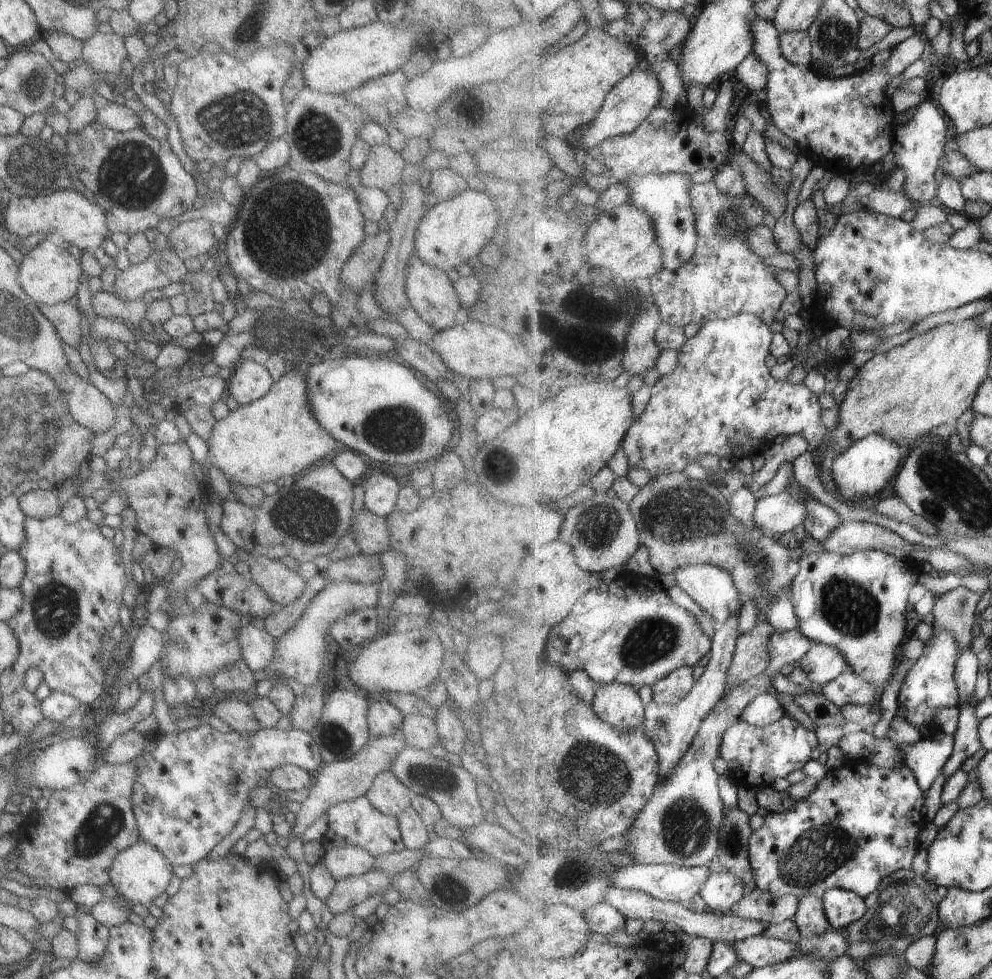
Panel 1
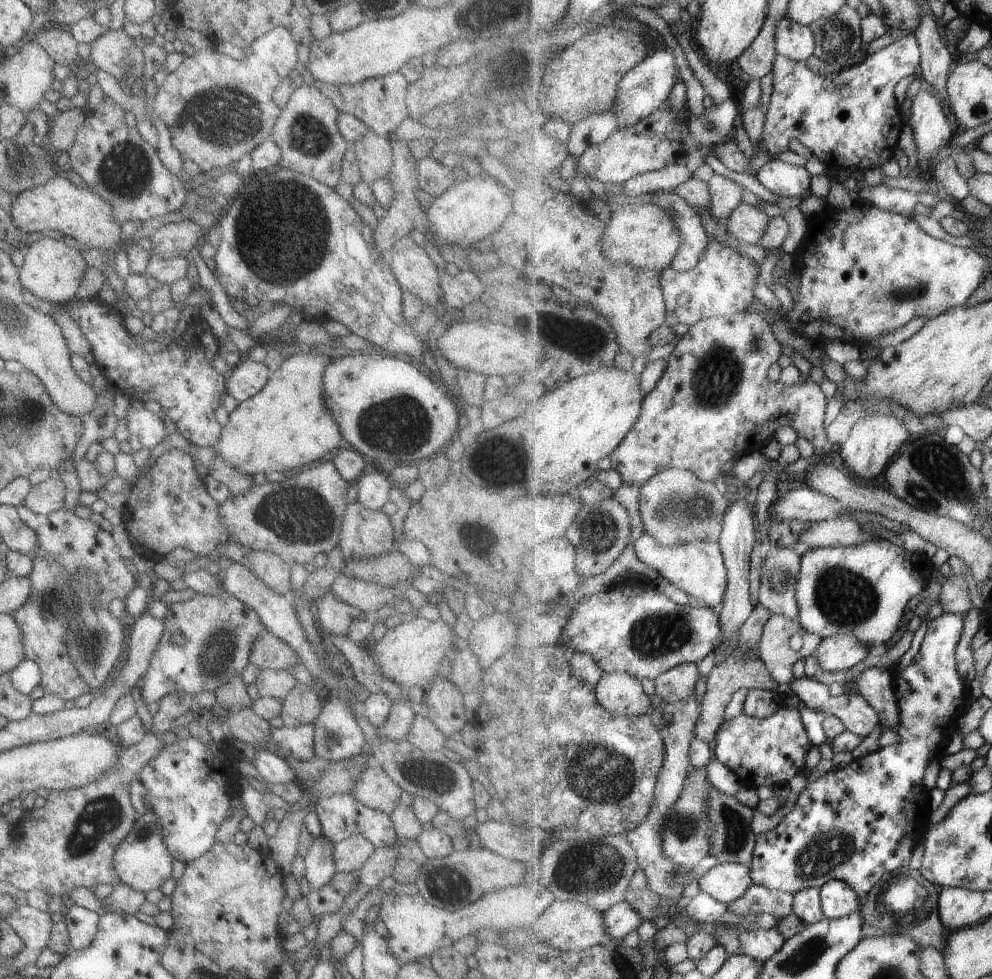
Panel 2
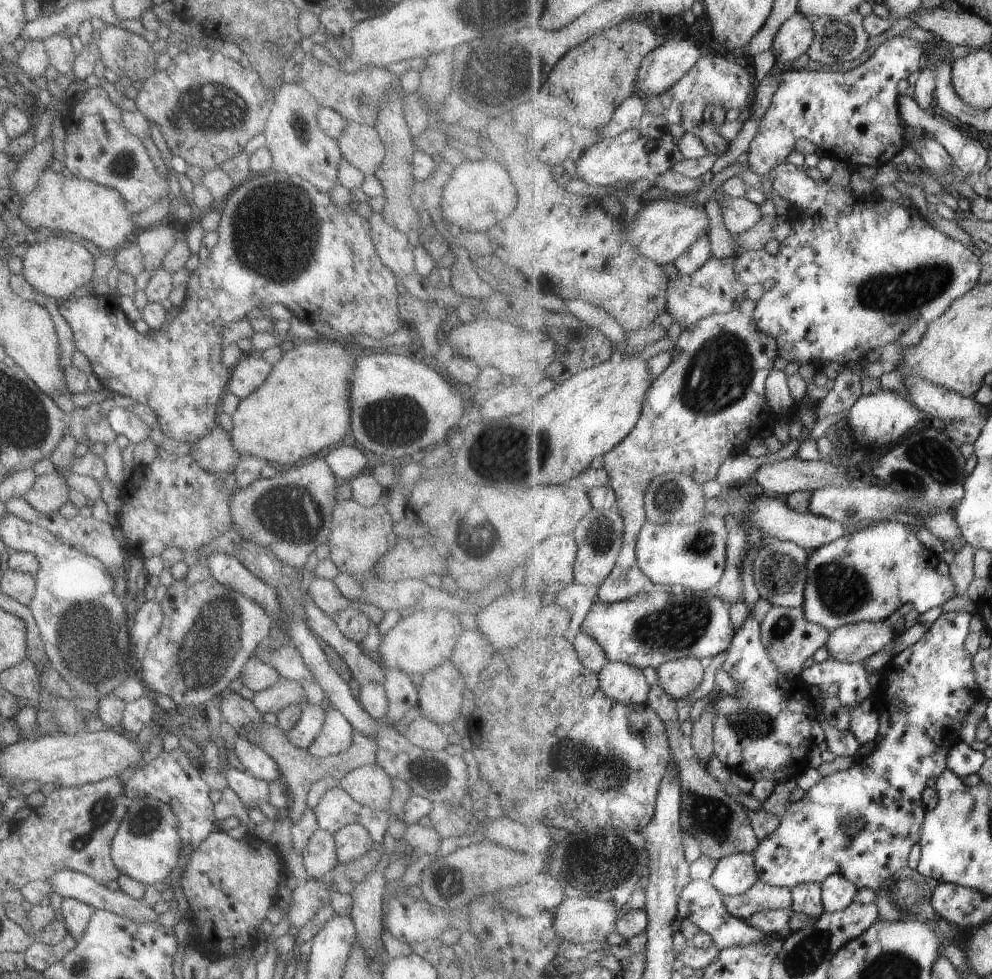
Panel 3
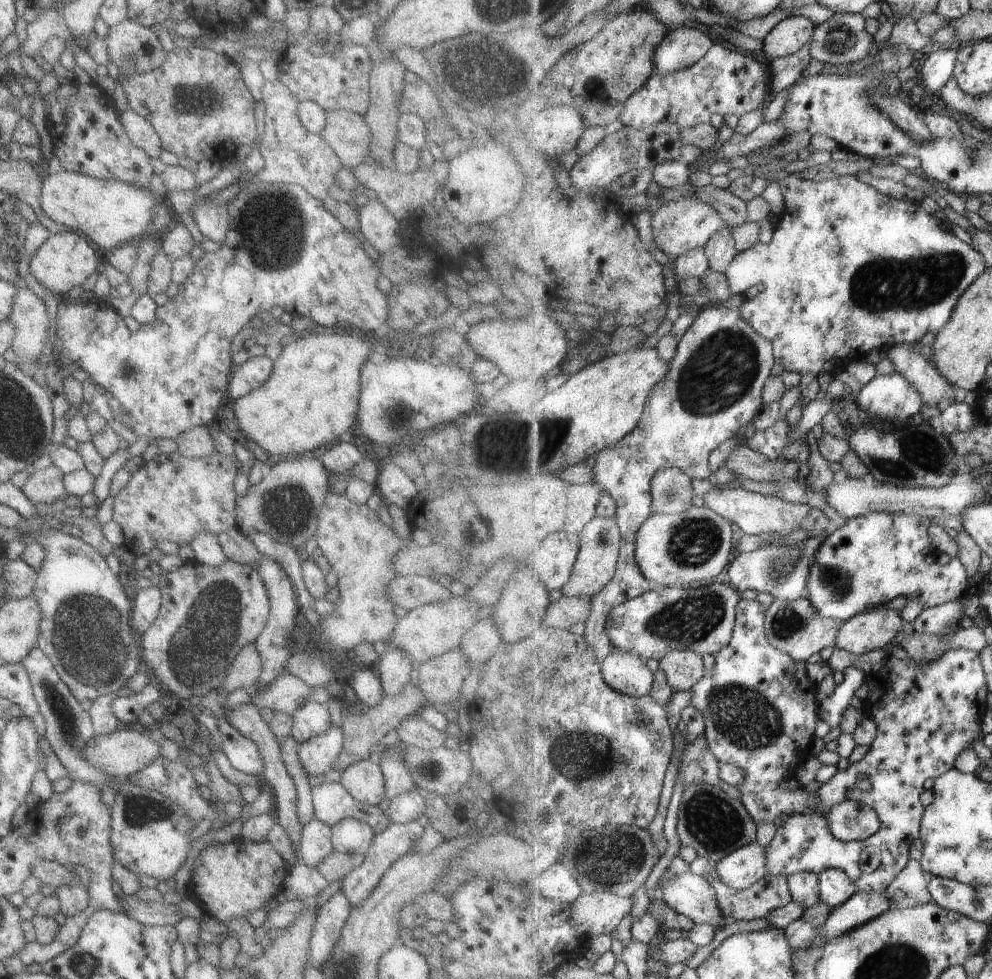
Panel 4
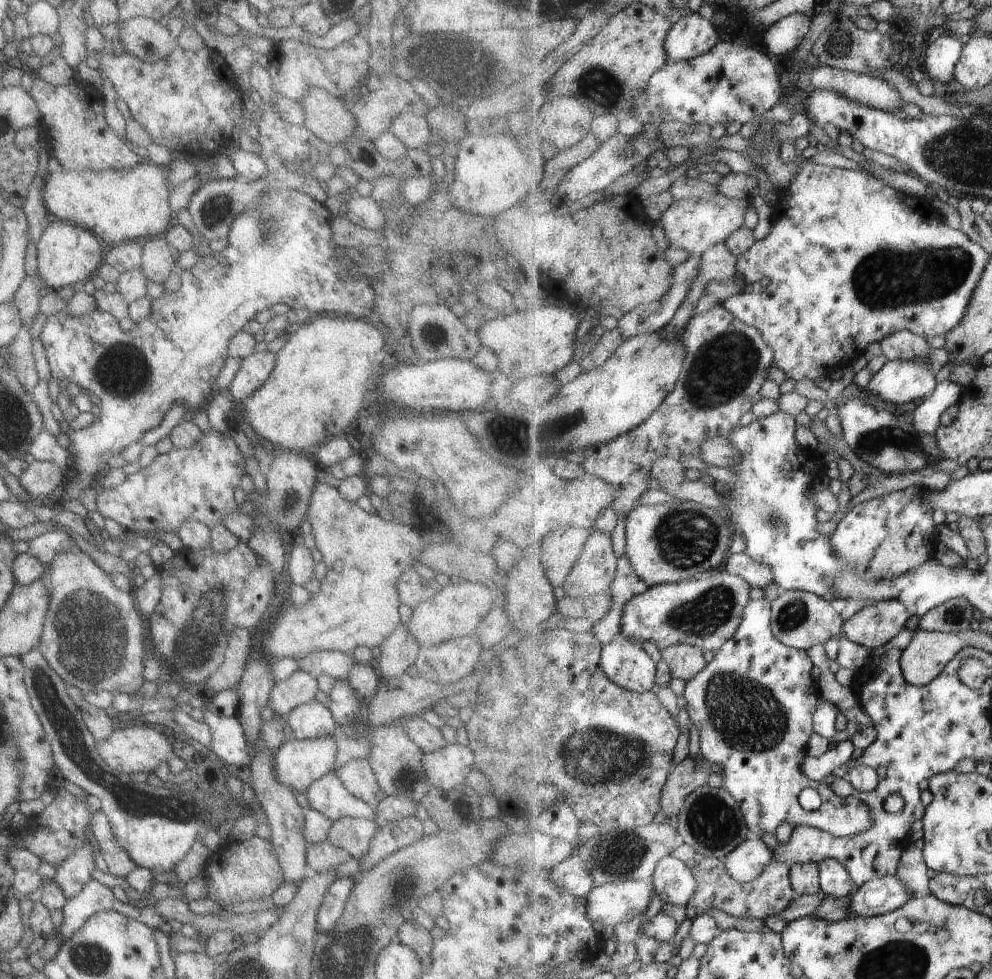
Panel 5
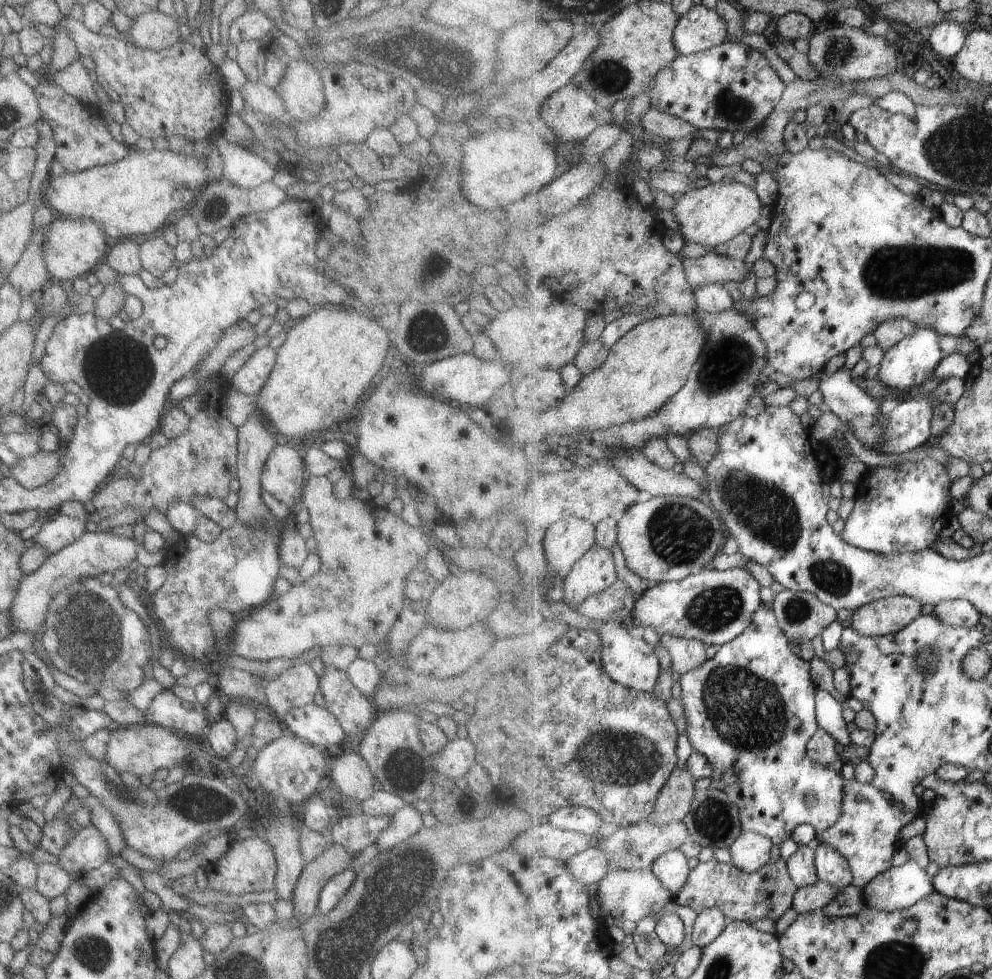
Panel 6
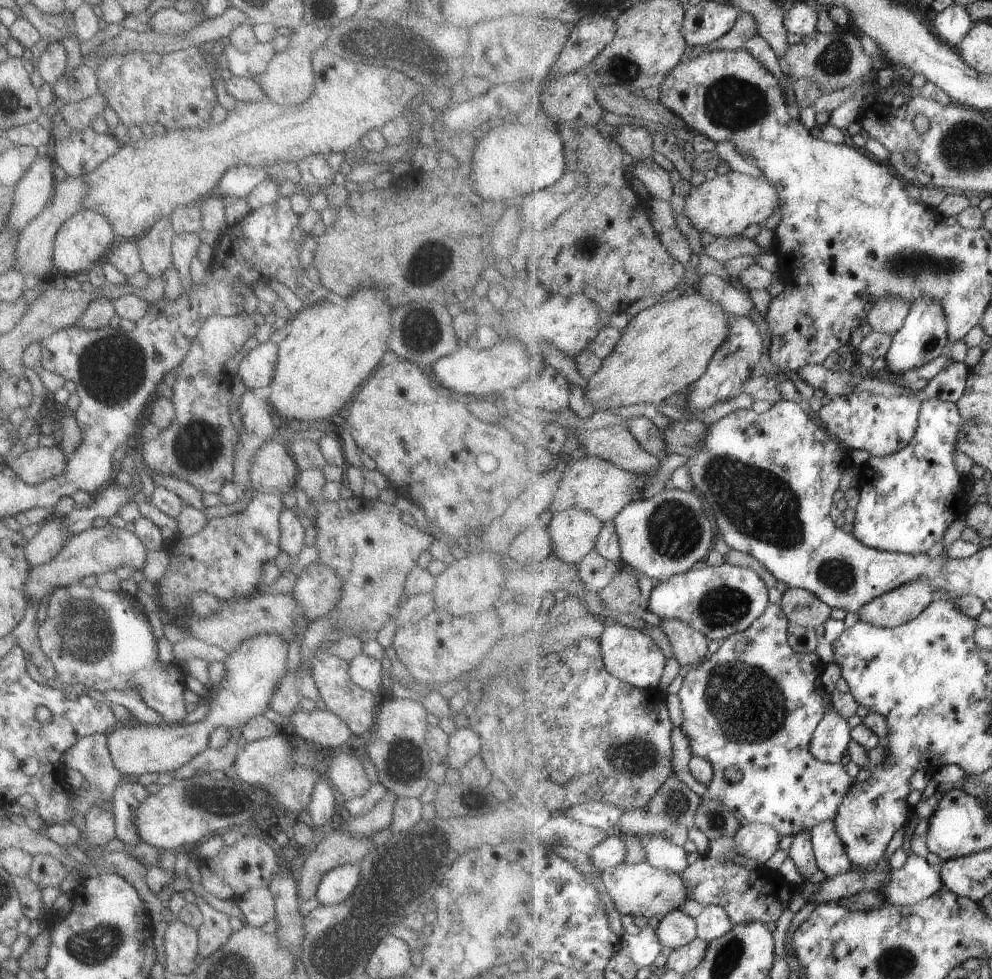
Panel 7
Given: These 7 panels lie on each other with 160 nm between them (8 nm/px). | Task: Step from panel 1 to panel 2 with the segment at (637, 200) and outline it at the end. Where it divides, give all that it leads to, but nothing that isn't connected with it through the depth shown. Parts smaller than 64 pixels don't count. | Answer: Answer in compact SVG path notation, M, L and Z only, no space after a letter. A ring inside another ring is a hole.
M675 191L654 193L651 199L651 203L663 207L674 216L683 239L672 267L679 272L695 268L711 242L711 235L705 232L699 211Z

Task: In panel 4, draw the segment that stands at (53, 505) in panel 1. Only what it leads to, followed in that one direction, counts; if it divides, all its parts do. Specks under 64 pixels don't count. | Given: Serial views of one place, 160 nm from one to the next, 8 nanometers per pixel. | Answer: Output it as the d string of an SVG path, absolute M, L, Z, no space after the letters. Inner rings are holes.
M55 466L34 469L21 485L21 492L34 505L38 502L51 504L67 495L62 485L63 473Z

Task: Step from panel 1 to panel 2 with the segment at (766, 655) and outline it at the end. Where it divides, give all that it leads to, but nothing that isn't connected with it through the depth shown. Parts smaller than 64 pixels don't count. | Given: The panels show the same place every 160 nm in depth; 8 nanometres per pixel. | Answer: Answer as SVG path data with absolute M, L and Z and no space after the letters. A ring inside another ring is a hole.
M759 604L754 608L749 620L743 624L739 630L738 643L732 650L732 653L719 665L713 665L708 675L708 689L702 700L702 713L696 724L697 738L705 742L711 742L719 730L719 726L723 725L723 714L727 704L731 702L733 694L741 688L745 690L751 689L767 689L777 691L779 683L771 676L766 664L762 661L759 654L761 637L764 633L766 622L772 617L771 611L768 611L763 605Z

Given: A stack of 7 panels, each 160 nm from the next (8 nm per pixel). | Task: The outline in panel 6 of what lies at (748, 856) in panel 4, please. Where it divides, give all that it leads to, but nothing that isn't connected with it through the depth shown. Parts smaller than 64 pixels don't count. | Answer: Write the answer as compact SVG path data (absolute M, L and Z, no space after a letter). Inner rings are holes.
M744 831L729 848L730 862L742 871L757 872L771 860L773 843L770 838L759 833Z

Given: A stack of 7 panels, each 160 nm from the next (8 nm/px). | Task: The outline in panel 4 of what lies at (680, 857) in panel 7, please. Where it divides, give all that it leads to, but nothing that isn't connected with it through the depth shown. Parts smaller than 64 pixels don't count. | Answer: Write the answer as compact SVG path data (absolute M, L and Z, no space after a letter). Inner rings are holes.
M689 872L665 882L659 897L695 924L723 928L731 921L719 906L715 888L704 876Z

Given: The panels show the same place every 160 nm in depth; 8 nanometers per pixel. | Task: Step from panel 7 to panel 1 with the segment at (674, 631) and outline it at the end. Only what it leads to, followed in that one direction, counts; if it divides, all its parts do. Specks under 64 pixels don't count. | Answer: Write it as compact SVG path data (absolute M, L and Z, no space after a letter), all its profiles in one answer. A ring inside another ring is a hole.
M692 666L681 667L652 686L656 703L678 703L695 686L695 674Z

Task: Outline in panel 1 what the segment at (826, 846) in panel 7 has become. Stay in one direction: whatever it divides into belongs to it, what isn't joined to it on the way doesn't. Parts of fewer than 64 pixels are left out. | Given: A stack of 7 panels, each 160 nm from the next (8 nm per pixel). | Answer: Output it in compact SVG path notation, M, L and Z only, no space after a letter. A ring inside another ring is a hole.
M829 889L823 898L824 911L833 929L845 929L867 914L862 896L845 889Z

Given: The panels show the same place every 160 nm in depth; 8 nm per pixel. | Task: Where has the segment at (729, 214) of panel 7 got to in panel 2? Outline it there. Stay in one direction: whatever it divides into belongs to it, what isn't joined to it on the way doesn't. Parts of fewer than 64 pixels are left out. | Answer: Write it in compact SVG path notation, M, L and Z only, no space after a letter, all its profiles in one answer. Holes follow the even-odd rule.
M625 203L612 210L600 245L603 254L617 263L626 263L640 269L660 272L672 266L675 255L683 244L674 216L653 203Z

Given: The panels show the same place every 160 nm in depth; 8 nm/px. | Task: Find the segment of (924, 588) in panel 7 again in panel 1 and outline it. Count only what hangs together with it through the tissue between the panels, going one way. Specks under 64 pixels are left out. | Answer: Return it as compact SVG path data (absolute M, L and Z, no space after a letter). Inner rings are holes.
M815 643L799 663L806 673L807 681L821 686L850 668L839 649L821 643Z

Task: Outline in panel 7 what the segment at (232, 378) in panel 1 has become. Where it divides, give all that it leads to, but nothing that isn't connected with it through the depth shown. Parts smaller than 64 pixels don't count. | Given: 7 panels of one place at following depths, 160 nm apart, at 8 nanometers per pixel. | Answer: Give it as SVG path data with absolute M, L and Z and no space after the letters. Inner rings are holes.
M263 342L249 352L243 352L243 358L237 368L237 376L245 389L266 387L271 382L277 360L277 346L273 342Z

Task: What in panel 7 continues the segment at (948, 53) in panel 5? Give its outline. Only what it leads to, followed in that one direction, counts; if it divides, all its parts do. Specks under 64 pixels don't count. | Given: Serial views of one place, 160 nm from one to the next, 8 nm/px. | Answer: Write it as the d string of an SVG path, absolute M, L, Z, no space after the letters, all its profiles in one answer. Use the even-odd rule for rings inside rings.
M963 4L949 6L944 12L937 14L933 22L939 38L943 38L943 42L955 48L961 45L961 42L976 25L967 7Z

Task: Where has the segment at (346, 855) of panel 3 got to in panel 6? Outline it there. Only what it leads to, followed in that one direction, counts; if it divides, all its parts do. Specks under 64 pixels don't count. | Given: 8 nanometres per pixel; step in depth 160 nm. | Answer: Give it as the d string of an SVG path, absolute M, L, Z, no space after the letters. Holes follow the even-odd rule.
M353 812L332 821L329 842L343 846L349 854L354 855L375 843L389 822L390 817L387 814L373 817Z

